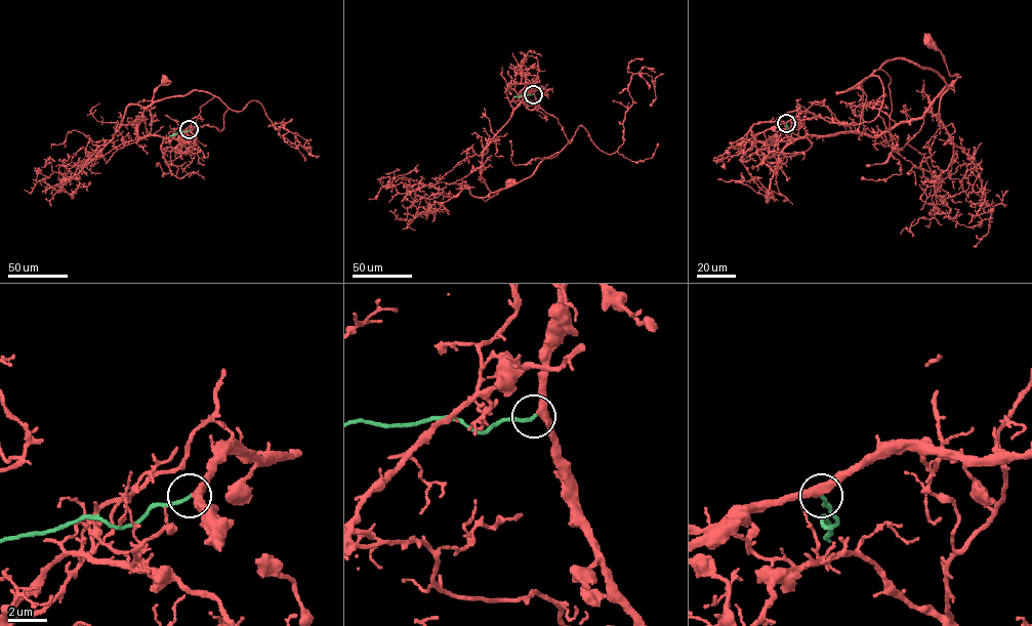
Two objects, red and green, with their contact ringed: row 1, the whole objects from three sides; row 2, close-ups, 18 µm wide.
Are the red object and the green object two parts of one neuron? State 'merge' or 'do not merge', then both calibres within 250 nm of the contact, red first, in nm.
merge; 380 nm thick on the red side, 200 nm on the other

